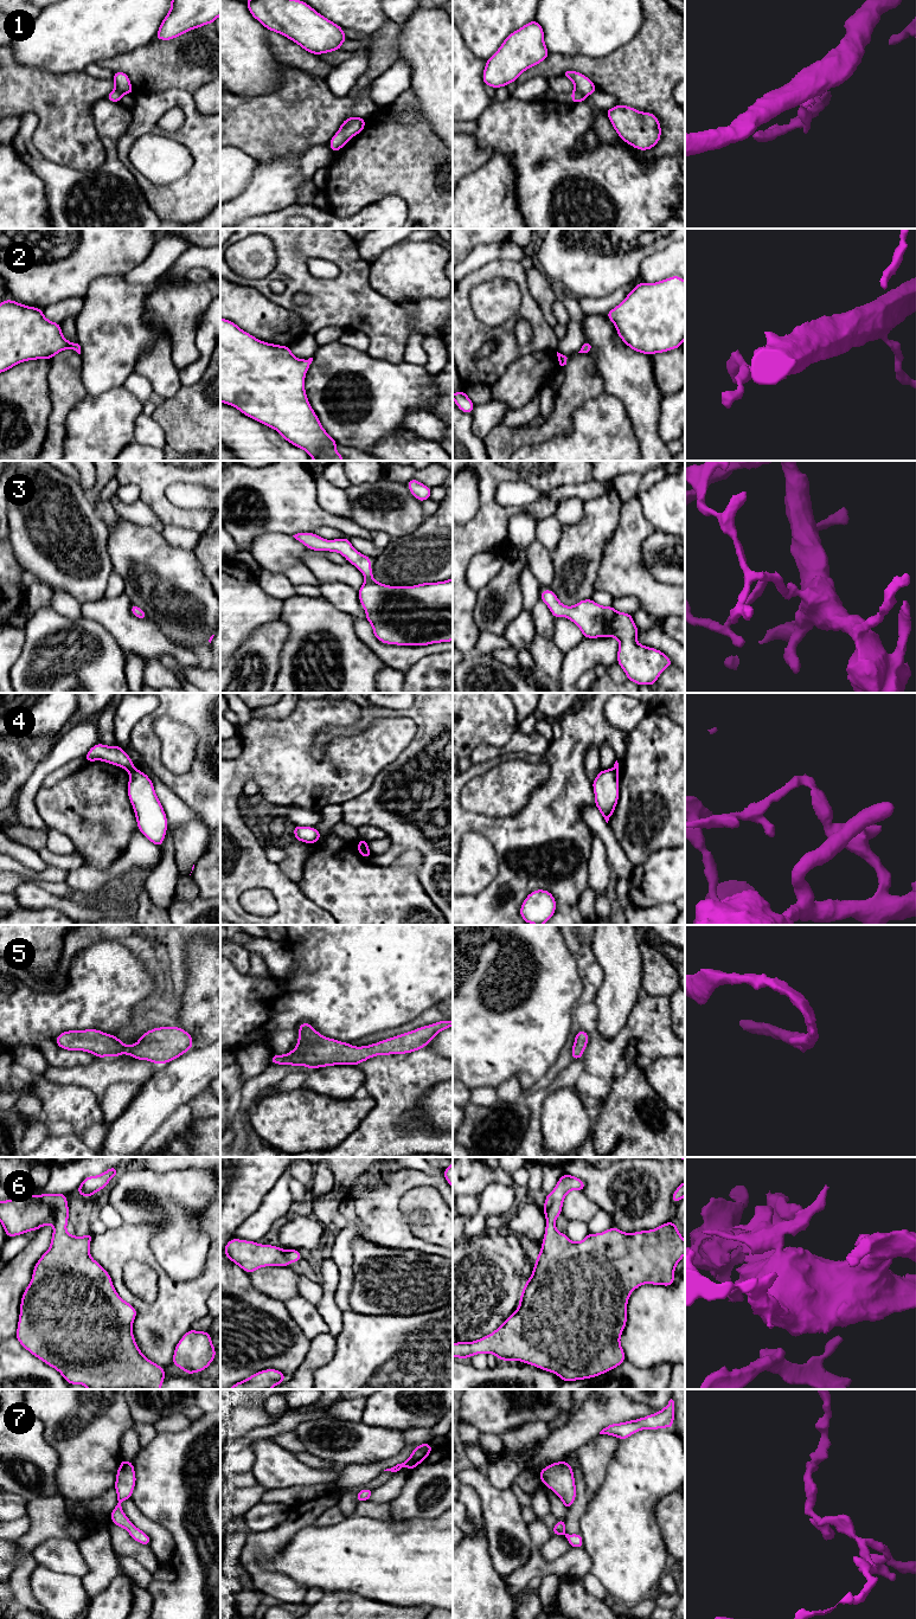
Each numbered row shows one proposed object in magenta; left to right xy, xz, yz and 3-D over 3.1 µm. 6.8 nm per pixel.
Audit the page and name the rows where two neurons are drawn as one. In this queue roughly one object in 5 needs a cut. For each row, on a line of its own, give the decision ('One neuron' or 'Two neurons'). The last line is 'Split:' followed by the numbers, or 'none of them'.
1: Two neurons
2: One neuron
3: One neuron
4: Two neurons
5: One neuron
6: One neuron
7: One neuron
Split: 1, 4

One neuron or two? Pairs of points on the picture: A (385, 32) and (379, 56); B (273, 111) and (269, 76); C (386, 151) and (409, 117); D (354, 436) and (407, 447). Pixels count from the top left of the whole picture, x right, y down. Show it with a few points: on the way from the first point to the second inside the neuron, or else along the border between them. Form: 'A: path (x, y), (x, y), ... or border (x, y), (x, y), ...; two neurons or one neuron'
A: path (385, 38), (384, 50); one neuron
B: border (284, 66), (282, 81), (273, 90), (243, 97); two neurons
C: border (396, 114), (403, 123), (414, 123), (418, 120); two neurons
D: border (405, 430), (386, 434), (371, 448); two neurons

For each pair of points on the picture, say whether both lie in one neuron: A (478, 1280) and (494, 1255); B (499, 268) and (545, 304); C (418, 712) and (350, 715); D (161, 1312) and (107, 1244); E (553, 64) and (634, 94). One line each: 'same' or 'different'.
A: same
B: different
C: different
D: same
E: same

